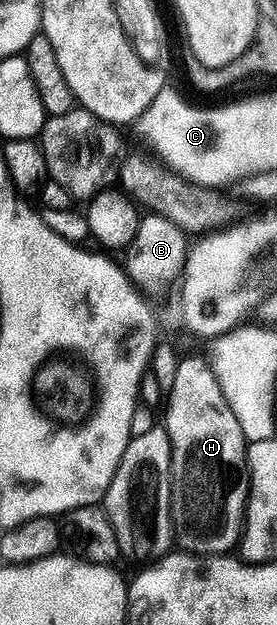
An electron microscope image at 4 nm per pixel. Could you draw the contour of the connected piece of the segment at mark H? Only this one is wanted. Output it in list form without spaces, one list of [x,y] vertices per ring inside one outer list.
[[[183,357],[176,368],[176,384],[168,391],[170,407],[166,410],[164,425],[170,437],[170,522],[174,525],[174,541],[182,552],[203,556],[222,556],[239,545],[246,521],[246,502],[250,499],[250,469],[246,467],[246,447],[248,445],[244,432],[240,428],[240,420],[232,416],[232,408],[228,408],[228,400],[224,400],[224,392],[220,392],[220,384],[210,371],[209,361],[202,358]]]

